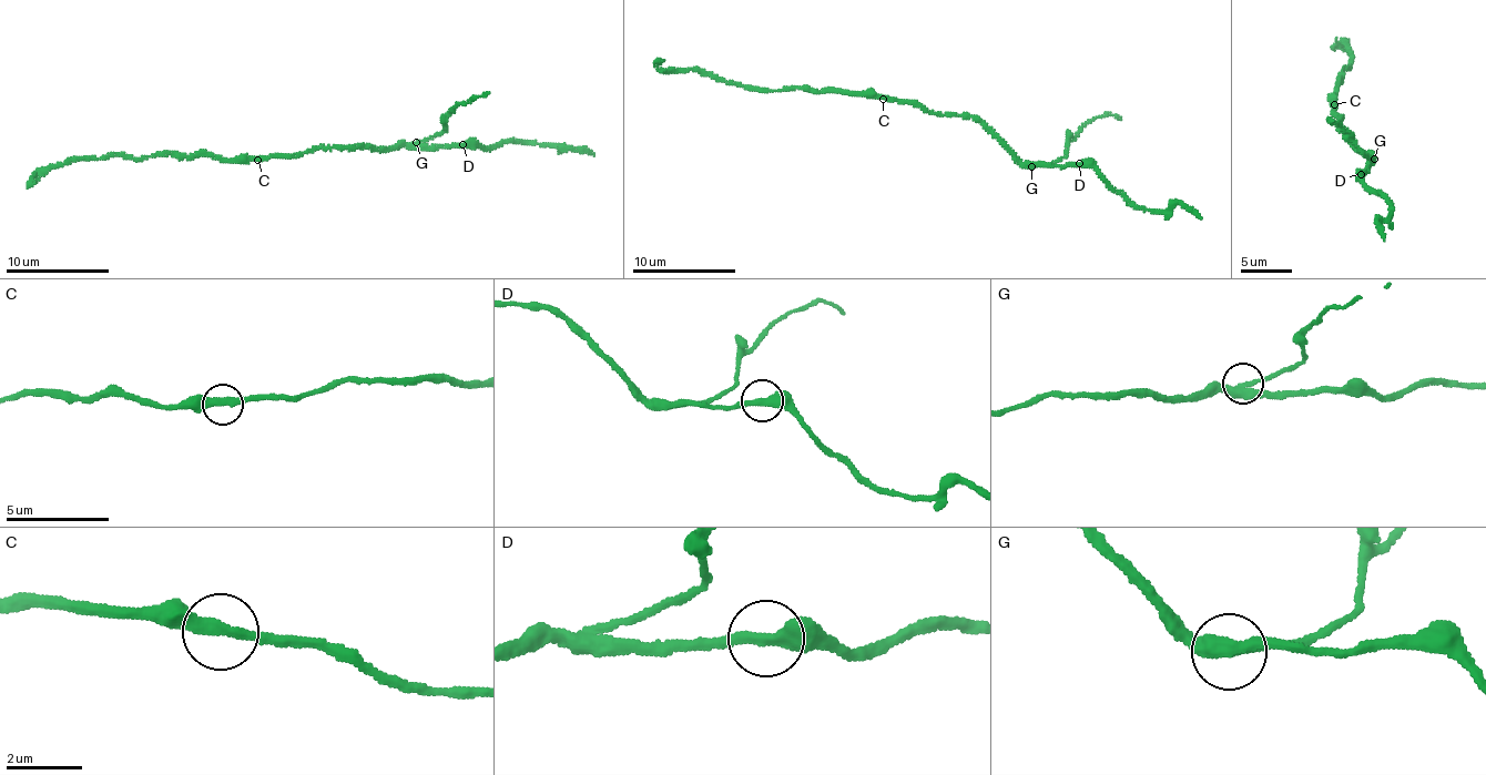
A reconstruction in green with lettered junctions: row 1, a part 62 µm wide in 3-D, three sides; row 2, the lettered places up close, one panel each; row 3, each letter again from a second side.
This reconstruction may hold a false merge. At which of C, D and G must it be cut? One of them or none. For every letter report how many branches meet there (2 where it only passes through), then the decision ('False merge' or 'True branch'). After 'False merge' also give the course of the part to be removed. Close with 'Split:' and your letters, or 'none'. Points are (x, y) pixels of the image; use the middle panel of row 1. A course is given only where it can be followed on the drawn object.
C: Branches: 2. True branch
D: Branches: 2. True branch
G: Branches: 3. False merge. Course of the part to remove: (1030, 166), (1049, 165), (1061, 160), (1070, 140), (1090, 120), (1110, 115), (1121, 120)
Split: G

